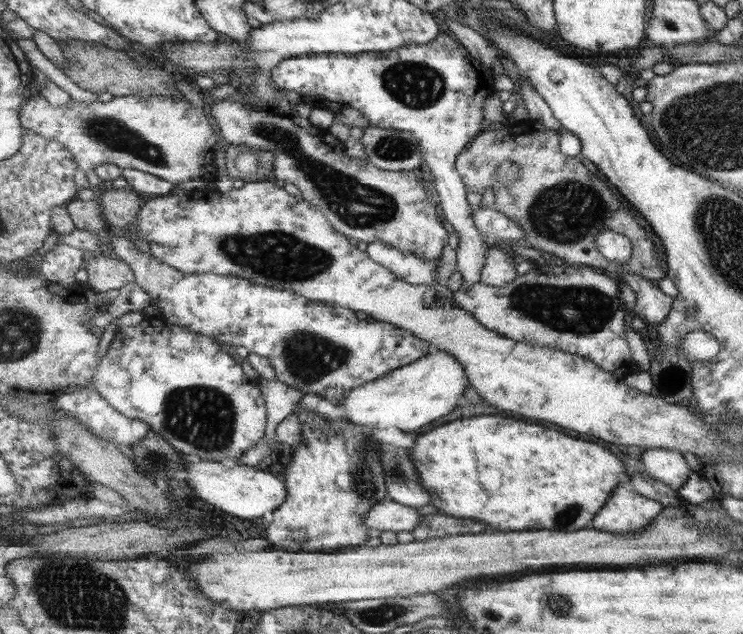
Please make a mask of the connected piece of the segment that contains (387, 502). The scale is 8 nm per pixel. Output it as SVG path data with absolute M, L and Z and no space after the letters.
M388 497L375 504L371 511L364 516L364 523L369 528L381 532L391 530L397 532L412 532L424 520L425 514L420 514L415 507L400 504Z

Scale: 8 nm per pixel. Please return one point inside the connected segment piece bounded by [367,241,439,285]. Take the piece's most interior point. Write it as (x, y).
(415, 270)

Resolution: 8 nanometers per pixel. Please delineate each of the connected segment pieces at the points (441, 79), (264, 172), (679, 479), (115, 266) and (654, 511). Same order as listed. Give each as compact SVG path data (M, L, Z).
M442 32L432 43L422 45L412 44L387 52L362 52L361 54L331 54L328 52L327 54L305 54L303 56L296 56L295 58L288 58L281 64L278 64L278 66L275 67L270 74L279 89L283 92L286 92L287 90L299 92L299 94L303 95L303 101L309 105L329 109L334 114L336 112L341 112L347 107L356 108L357 110L363 112L363 114L371 120L373 126L412 132L420 142L420 149L425 160L424 168L427 168L434 178L431 185L434 193L437 195L439 206L443 208L444 219L447 220L448 224L452 226L455 234L455 247L458 257L456 270L463 275L465 287L475 287L475 285L482 282L482 270L485 267L485 263L487 263L487 244L485 243L485 240L483 240L483 236L481 236L481 232L479 232L479 228L477 228L475 220L473 220L473 206L469 205L469 202L467 202L467 192L469 192L469 190L467 188L466 181L463 180L463 177L456 169L456 160L458 159L460 153L462 153L467 146L469 146L469 143L479 133L484 131L482 124L487 121L484 118L484 104L486 102L486 98L489 95L499 92L495 89L495 78L493 78L495 73L493 70L491 70L486 64L483 64L480 60L477 60L455 37L451 38L449 34Z
M242 150L235 158L229 158L229 172L245 182L265 180L274 172L276 154L270 150Z
M667 448L646 449L641 455L641 464L656 479L665 481L679 490L689 479L693 470L687 458L680 452Z
M114 256L90 257L85 267L88 273L88 284L93 291L104 293L109 290L118 290L135 282L133 269L125 261Z
M619 485L591 527L619 534L638 533L653 523L663 509L661 502Z

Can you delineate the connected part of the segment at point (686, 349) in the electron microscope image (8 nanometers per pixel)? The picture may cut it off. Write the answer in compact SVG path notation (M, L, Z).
M696 330L682 338L682 344L677 352L692 363L713 360L720 354L721 350L722 344L716 336L703 330Z

